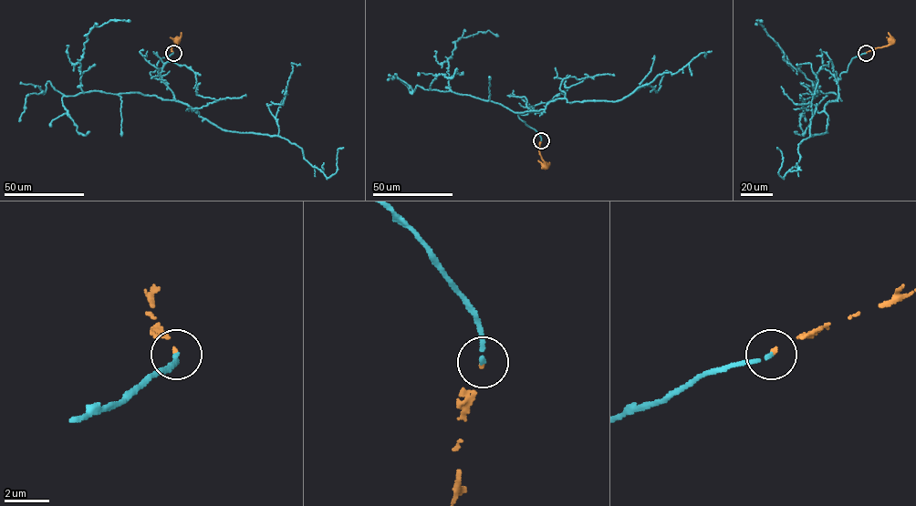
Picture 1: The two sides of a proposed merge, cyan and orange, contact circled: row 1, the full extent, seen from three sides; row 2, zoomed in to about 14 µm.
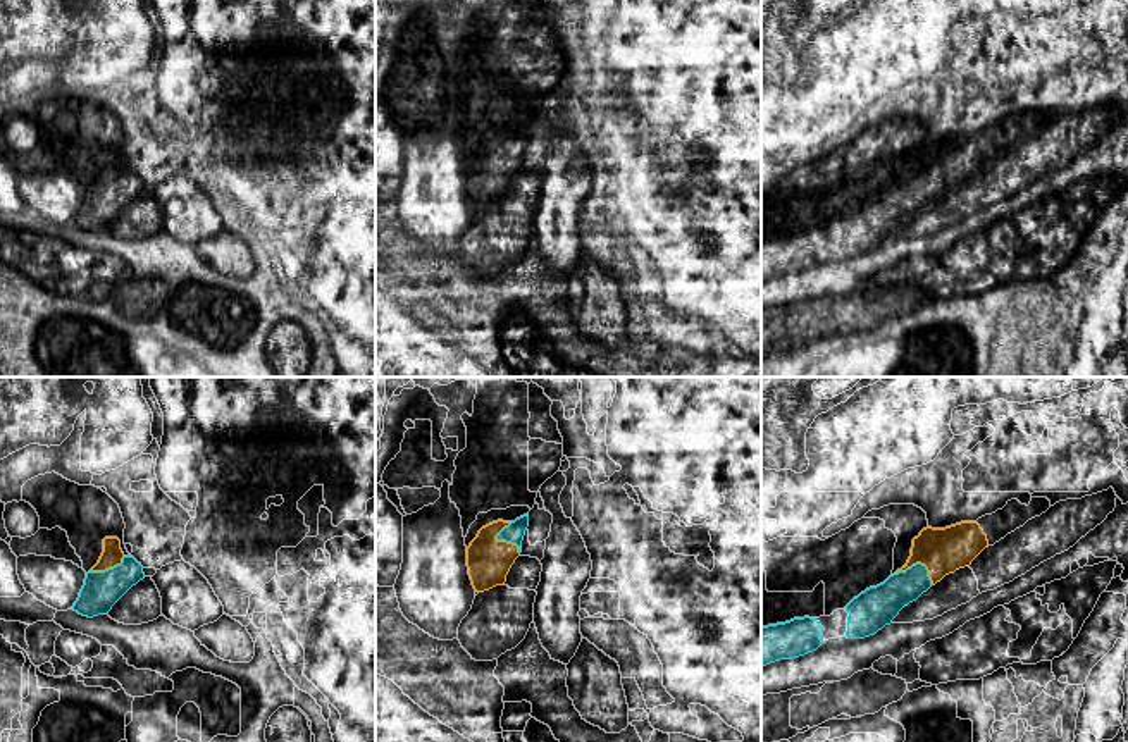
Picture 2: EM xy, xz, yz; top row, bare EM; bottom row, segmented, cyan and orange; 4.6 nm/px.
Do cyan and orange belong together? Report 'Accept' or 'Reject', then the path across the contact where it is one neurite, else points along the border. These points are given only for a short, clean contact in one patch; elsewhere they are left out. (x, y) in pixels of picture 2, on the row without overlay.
Accept. Path across: xz (515, 145), (503, 154), (488, 174)

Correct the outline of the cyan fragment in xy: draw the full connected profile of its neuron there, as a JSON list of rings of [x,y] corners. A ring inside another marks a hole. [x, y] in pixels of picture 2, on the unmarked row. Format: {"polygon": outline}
{"polygon": [[[105,151],[103,167],[86,188],[84,200],[72,224],[88,232],[108,229],[112,220],[143,193],[141,177],[122,167],[117,151]]]}

